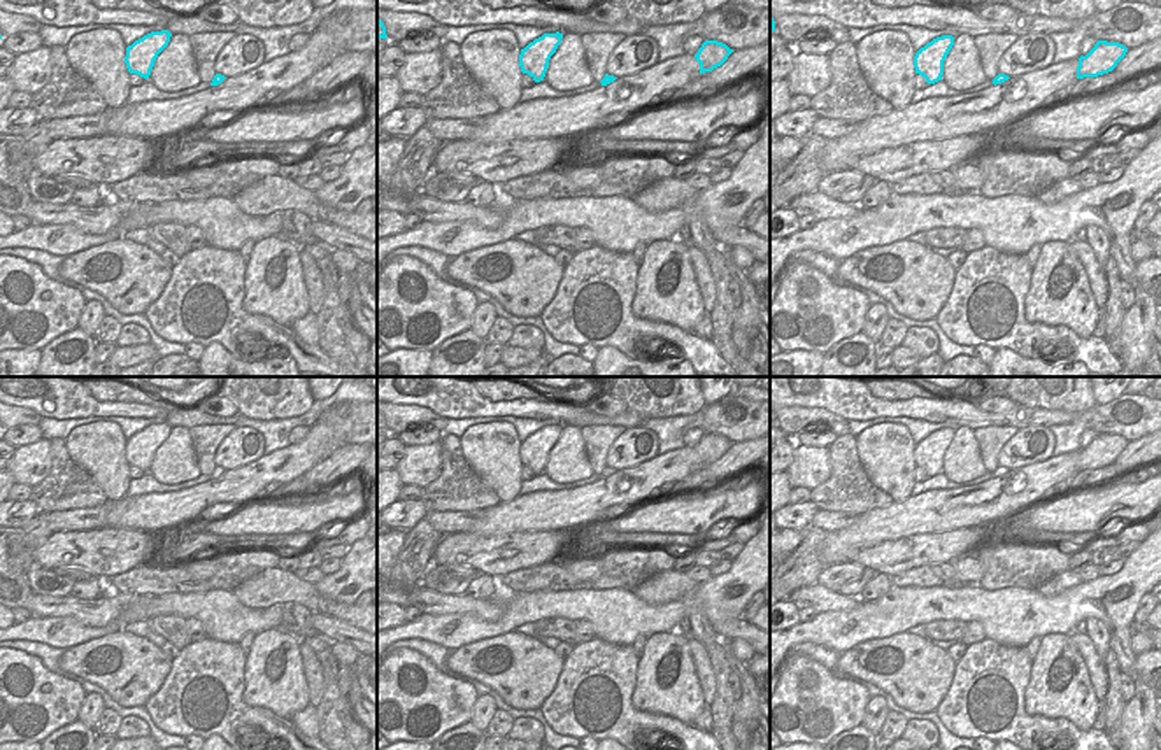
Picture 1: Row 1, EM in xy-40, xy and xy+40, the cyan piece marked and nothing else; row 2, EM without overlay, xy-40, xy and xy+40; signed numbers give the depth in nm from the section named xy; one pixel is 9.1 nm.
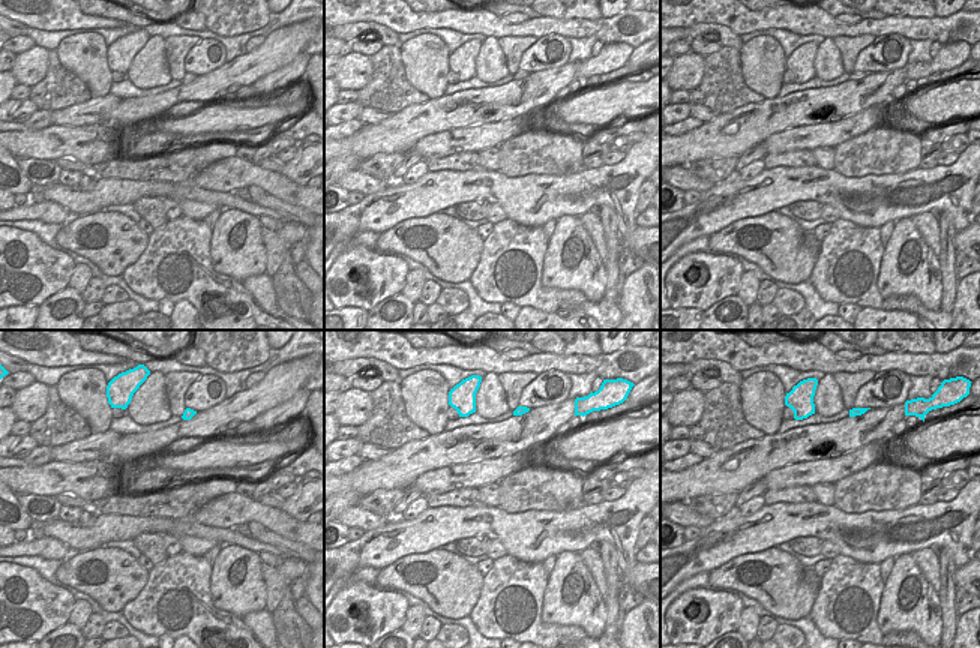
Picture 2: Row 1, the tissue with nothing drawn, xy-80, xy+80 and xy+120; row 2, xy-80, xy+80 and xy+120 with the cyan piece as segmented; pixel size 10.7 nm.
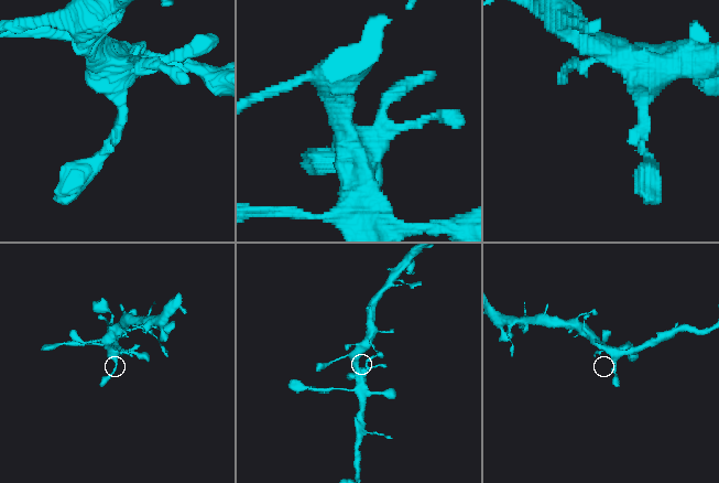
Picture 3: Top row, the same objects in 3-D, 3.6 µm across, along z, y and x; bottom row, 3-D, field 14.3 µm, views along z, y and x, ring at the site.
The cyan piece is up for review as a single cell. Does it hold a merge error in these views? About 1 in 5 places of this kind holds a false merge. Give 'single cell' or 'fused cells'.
single cell

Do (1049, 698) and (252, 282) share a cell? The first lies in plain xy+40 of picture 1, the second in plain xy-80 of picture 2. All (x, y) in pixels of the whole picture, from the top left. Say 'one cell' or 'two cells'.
two cells

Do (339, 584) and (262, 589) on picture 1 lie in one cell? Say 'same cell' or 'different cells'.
different cells

